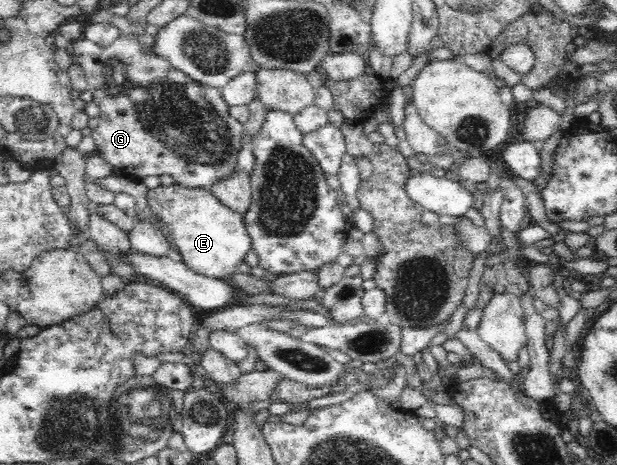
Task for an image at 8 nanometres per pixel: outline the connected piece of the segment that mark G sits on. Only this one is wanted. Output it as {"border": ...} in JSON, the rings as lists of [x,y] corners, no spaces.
{"border":[[[135,34],[117,35],[115,39],[105,46],[91,42],[85,37],[76,39],[70,43],[69,46],[70,55],[72,61],[82,67],[85,72],[86,80],[88,81],[88,89],[92,92],[92,99],[99,105],[98,125],[92,129],[92,138],[97,144],[95,152],[99,157],[102,157],[107,163],[111,164],[112,171],[119,173],[127,173],[128,175],[135,175],[135,177],[149,177],[149,175],[171,175],[173,180],[176,181],[177,185],[187,188],[199,188],[199,189],[211,189],[214,184],[223,182],[225,177],[229,177],[235,173],[235,171],[241,171],[242,167],[239,166],[237,155],[241,151],[241,133],[244,131],[244,125],[241,124],[237,119],[231,117],[229,114],[229,105],[225,103],[223,96],[221,95],[220,89],[213,86],[203,85],[198,81],[193,81],[185,72],[179,71],[169,63],[169,60],[163,58],[159,54],[149,50],[145,44],[139,43],[139,39]]]}

